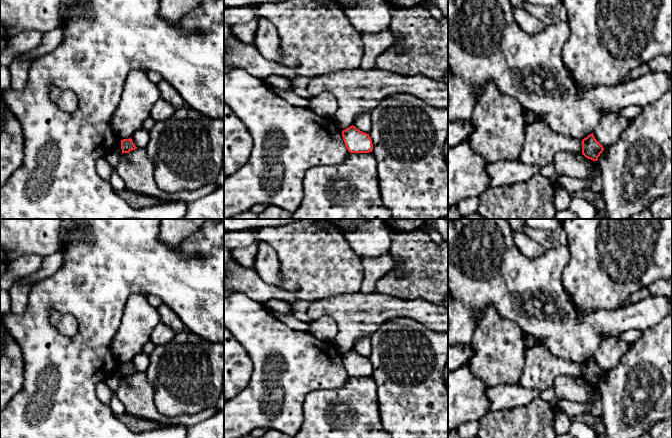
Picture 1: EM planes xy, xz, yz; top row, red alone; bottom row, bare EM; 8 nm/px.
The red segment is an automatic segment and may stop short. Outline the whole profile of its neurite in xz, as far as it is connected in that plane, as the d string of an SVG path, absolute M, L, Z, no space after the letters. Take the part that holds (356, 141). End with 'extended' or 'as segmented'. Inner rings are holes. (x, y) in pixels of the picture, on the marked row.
M353 125L342 131L342 137L350 153L369 153L373 150L369 134L360 131Z | as segmented

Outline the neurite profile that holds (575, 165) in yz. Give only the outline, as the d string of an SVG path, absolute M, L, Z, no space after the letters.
M559 151L554 156L553 165L556 175L564 175L581 180L590 179L591 184L587 190L601 193L601 175L589 167L587 158L582 153Z

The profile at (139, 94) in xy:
M143 70L129 72L122 90L120 103L112 117L112 128L120 140L129 139L133 133L142 128L144 121L150 116L153 105L160 99L157 84L153 83Z

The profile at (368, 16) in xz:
M334 0L361 35L379 33L389 29L390 3L387 0L363 0L355 4L343 4Z

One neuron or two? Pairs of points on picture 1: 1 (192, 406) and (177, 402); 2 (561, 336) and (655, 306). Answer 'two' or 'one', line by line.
1: one
2: one

